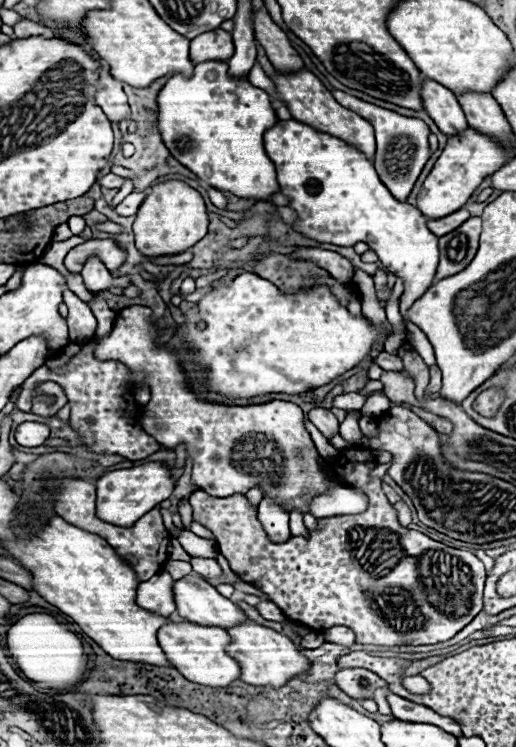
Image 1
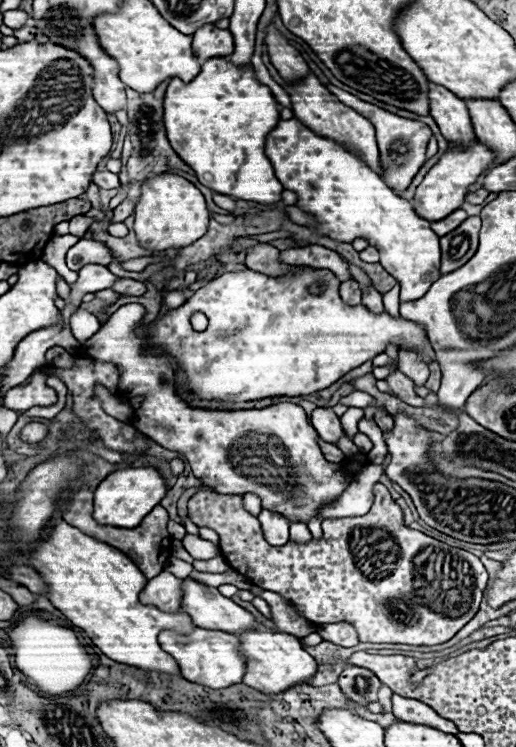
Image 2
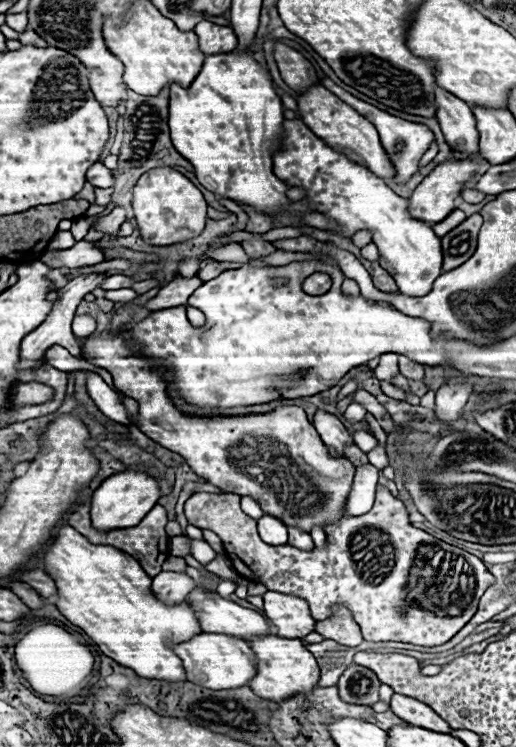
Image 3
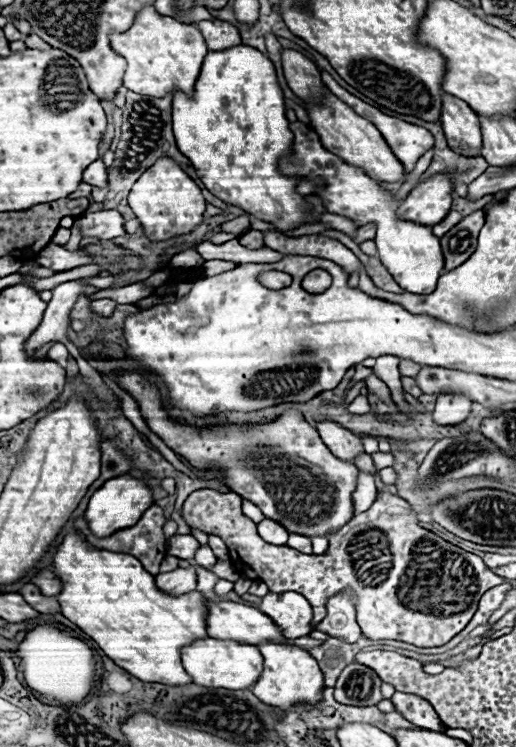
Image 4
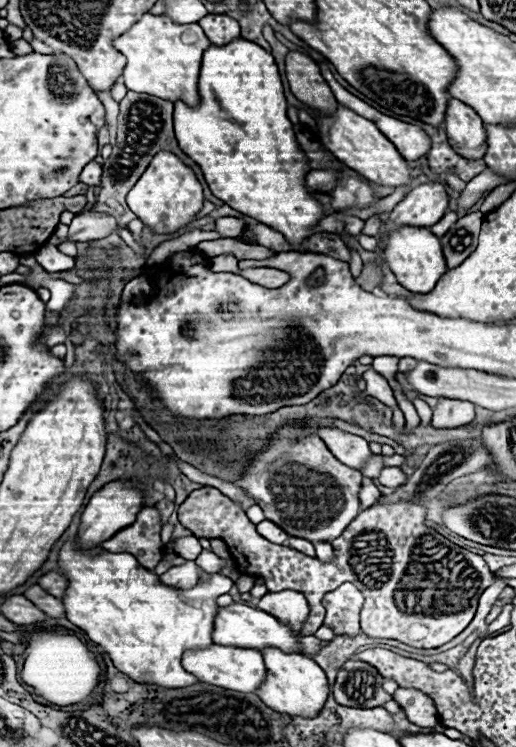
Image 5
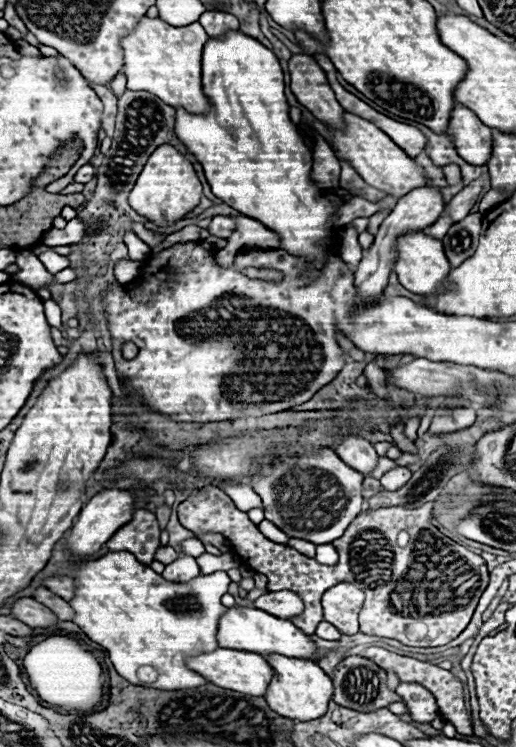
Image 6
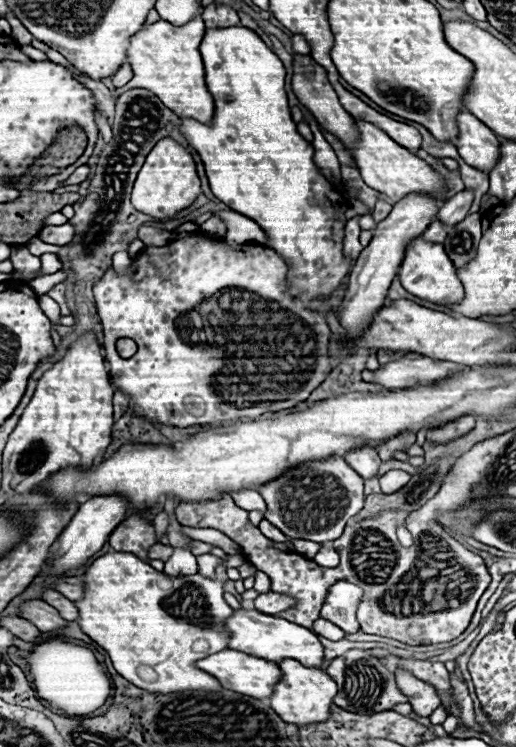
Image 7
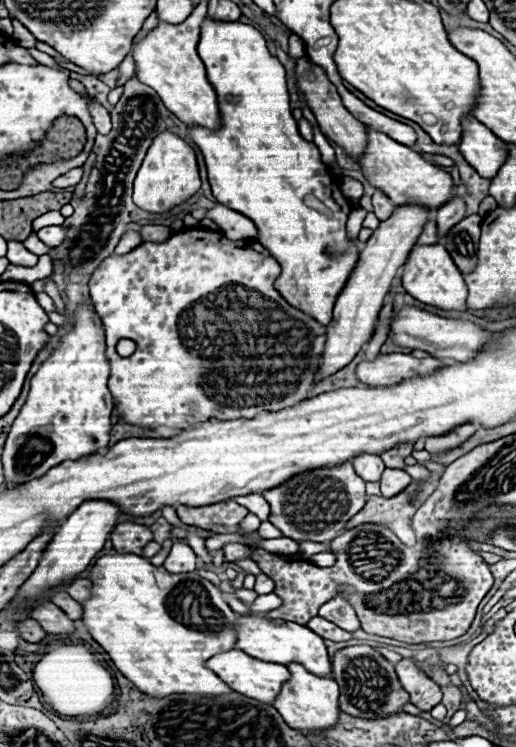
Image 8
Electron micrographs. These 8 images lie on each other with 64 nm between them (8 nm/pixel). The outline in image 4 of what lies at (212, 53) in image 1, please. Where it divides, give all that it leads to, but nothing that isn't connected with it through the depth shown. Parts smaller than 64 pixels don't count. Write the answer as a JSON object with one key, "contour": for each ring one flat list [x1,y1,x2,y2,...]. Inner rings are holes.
{"contour":[[202,20,198,22,198,30,204,36,204,42,210,52,226,50,240,44,240,32,230,22,222,20]]}

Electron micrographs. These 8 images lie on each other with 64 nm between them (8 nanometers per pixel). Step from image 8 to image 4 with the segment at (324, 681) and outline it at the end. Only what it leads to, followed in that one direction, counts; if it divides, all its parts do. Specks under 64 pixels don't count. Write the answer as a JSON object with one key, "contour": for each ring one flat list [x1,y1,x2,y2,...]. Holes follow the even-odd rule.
{"contour":[[262,642,258,644,258,650,264,658,264,670,254,682,252,692,266,704,278,706,278,708,290,708,298,702,314,704,322,696,324,688,324,676,316,664,316,660,310,656,310,652,302,650,300,646,292,642]]}

